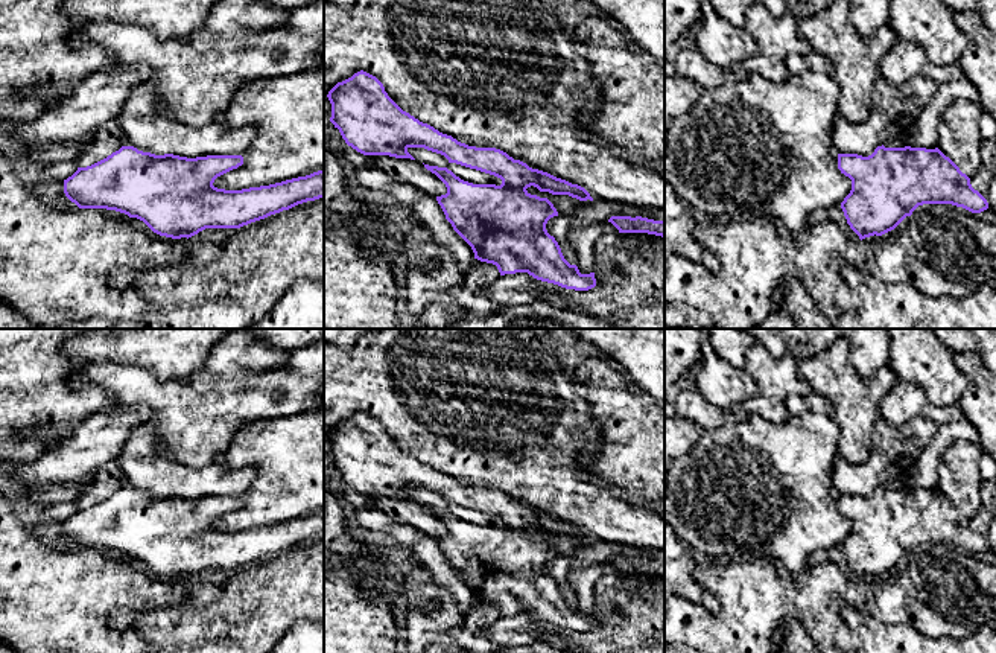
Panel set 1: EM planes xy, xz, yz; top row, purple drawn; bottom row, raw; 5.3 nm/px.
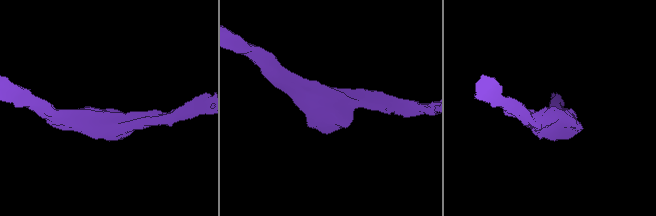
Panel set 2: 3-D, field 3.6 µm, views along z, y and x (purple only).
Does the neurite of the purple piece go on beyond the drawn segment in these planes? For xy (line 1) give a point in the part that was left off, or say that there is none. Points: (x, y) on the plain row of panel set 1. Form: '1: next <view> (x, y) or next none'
1: next none

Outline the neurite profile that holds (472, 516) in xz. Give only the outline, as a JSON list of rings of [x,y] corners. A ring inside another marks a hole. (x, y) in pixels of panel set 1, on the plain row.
[[[449,504],[447,510],[452,511],[461,521],[473,525],[496,525],[496,527],[502,525],[502,521],[494,516],[470,510],[456,504]]]

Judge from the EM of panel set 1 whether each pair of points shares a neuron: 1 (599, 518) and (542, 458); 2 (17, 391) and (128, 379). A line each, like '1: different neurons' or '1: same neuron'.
1: same neuron
2: different neurons

